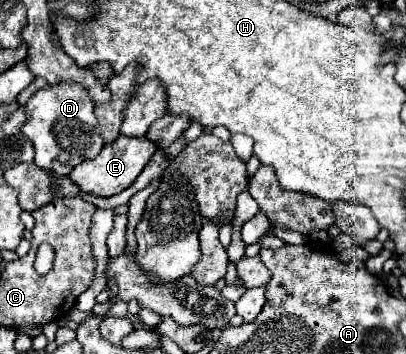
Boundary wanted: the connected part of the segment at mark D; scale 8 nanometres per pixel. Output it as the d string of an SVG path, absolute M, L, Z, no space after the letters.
M47 84L29 98L25 104L25 114L27 122L21 126L21 132L33 142L33 162L43 170L53 170L59 176L71 174L79 162L93 158L103 148L103 138L93 132L93 102L87 90L79 84Z

